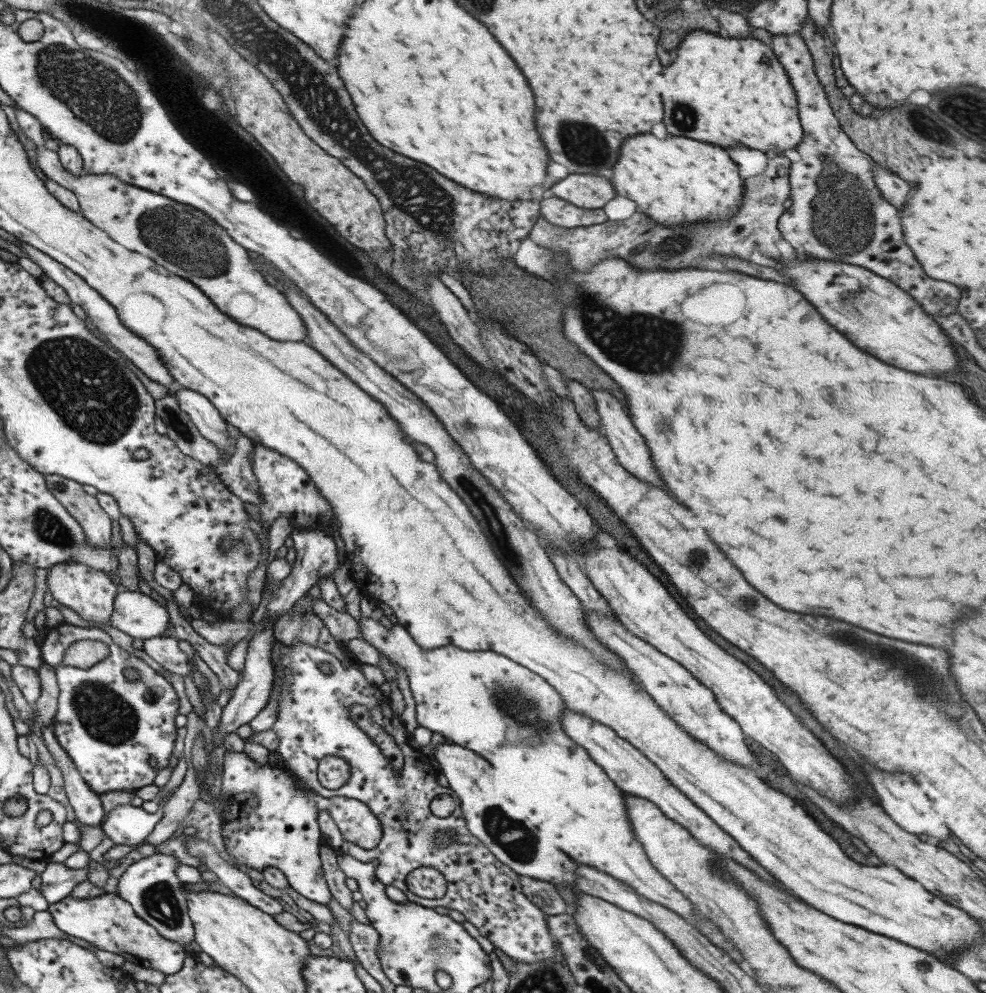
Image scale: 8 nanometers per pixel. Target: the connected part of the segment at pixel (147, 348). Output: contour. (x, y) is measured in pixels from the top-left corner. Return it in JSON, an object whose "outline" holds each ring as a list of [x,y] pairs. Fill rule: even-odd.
{"outline":[[[17,240],[17,244],[19,244],[19,250],[27,256],[27,260],[31,260],[33,264],[37,264],[37,266],[41,268],[41,272],[43,272],[47,278],[51,278],[57,286],[61,286],[61,288],[65,290],[65,294],[67,294],[71,306],[73,306],[81,316],[87,316],[87,318],[93,322],[93,326],[107,338],[107,342],[109,342],[119,354],[123,354],[123,356],[127,358],[127,362],[131,362],[137,370],[141,370],[149,380],[153,380],[153,382],[157,382],[157,384],[163,384],[163,386],[169,390],[169,394],[181,388],[181,384],[177,384],[177,382],[169,376],[169,372],[167,372],[165,366],[161,364],[161,358],[157,356],[157,352],[153,350],[153,346],[147,344],[147,340],[143,340],[141,336],[135,336],[133,332],[129,332],[129,330],[121,324],[121,320],[119,320],[119,316],[115,314],[113,306],[107,304],[97,292],[93,292],[93,288],[91,288],[87,282],[83,282],[81,278],[77,278],[73,272],[69,272],[65,266],[57,264],[55,260],[51,260],[51,258],[45,256],[43,252],[37,252],[35,248],[29,248],[29,244],[23,244],[23,242],[19,242],[19,240]]]}

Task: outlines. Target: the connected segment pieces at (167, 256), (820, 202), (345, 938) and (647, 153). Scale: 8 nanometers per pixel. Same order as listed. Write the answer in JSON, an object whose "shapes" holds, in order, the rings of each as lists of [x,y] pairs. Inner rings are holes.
{"shapes":[[[[13,108],[15,122],[25,140],[35,144],[35,166],[59,186],[71,190],[77,196],[81,214],[101,232],[109,234],[113,242],[129,252],[139,252],[141,256],[153,260],[157,266],[173,276],[179,276],[197,286],[197,290],[225,316],[255,328],[271,340],[281,342],[309,342],[307,328],[301,316],[289,306],[283,292],[263,276],[257,266],[247,258],[247,250],[235,244],[229,234],[215,224],[205,212],[191,208],[187,204],[173,202],[155,192],[121,182],[117,176],[109,174],[81,174],[73,176],[67,172],[57,152],[45,150],[45,136],[41,132],[41,122],[21,108]]],[[[799,34],[773,36],[771,50],[783,64],[797,94],[803,140],[795,152],[799,152],[801,160],[805,160],[791,162],[789,166],[789,208],[777,222],[781,238],[793,246],[797,256],[855,264],[891,280],[899,286],[899,290],[907,292],[927,316],[955,314],[961,300],[959,288],[929,278],[905,246],[897,210],[881,196],[881,190],[873,180],[875,162],[871,156],[857,150],[849,136],[839,128],[839,120],[835,118],[823,86],[817,80],[813,60],[803,38]]],[[[329,924],[331,926],[331,932],[335,934],[337,938],[337,944],[331,944],[331,948],[323,950],[323,948],[317,948],[313,944],[313,936],[315,936],[315,930],[309,928],[305,932],[299,932],[299,938],[303,938],[307,942],[307,950],[311,956],[335,956],[339,960],[347,960],[347,962],[353,962],[353,964],[359,964],[357,956],[355,956],[355,950],[351,948],[351,942],[349,942],[349,934],[341,930],[339,924]]],[[[641,134],[629,136],[619,150],[611,176],[615,194],[633,200],[637,212],[665,228],[725,220],[741,208],[743,180],[737,164],[719,146],[683,136],[665,136],[659,140],[651,134]]]]}

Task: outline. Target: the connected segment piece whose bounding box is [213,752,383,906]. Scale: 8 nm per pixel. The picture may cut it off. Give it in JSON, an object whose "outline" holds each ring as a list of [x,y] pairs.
{"outline":[[[251,752],[223,754],[219,790],[221,804],[213,802],[213,808],[221,818],[221,838],[225,854],[243,868],[277,868],[287,878],[289,888],[315,904],[327,906],[333,896],[327,890],[319,858],[319,812],[327,810],[341,838],[351,846],[359,846],[363,850],[371,850],[379,844],[383,836],[379,820],[367,804],[345,796],[315,796],[313,792],[301,788],[295,778],[285,772],[283,766],[275,766],[269,762],[259,766],[255,760],[249,758],[249,754]]]}

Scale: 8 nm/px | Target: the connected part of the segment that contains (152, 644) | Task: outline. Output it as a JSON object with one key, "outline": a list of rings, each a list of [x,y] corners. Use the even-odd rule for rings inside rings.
{"outline":[[[169,636],[169,638],[149,638],[143,640],[143,652],[147,656],[151,656],[157,664],[161,664],[169,674],[179,674],[179,676],[191,676],[193,674],[193,662],[191,658],[181,652],[177,638]]]}

